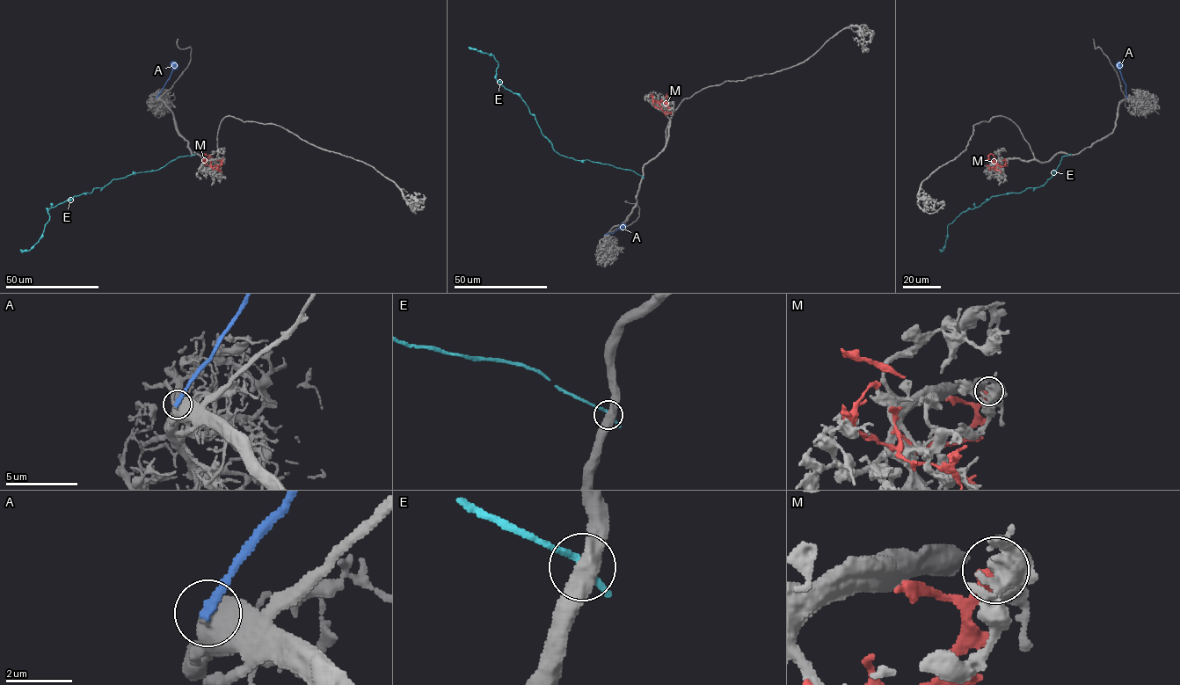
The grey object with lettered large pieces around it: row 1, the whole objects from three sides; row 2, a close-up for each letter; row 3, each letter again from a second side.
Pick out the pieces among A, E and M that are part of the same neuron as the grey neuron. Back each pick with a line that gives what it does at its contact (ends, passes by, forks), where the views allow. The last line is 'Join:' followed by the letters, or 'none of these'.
Join: none of these

